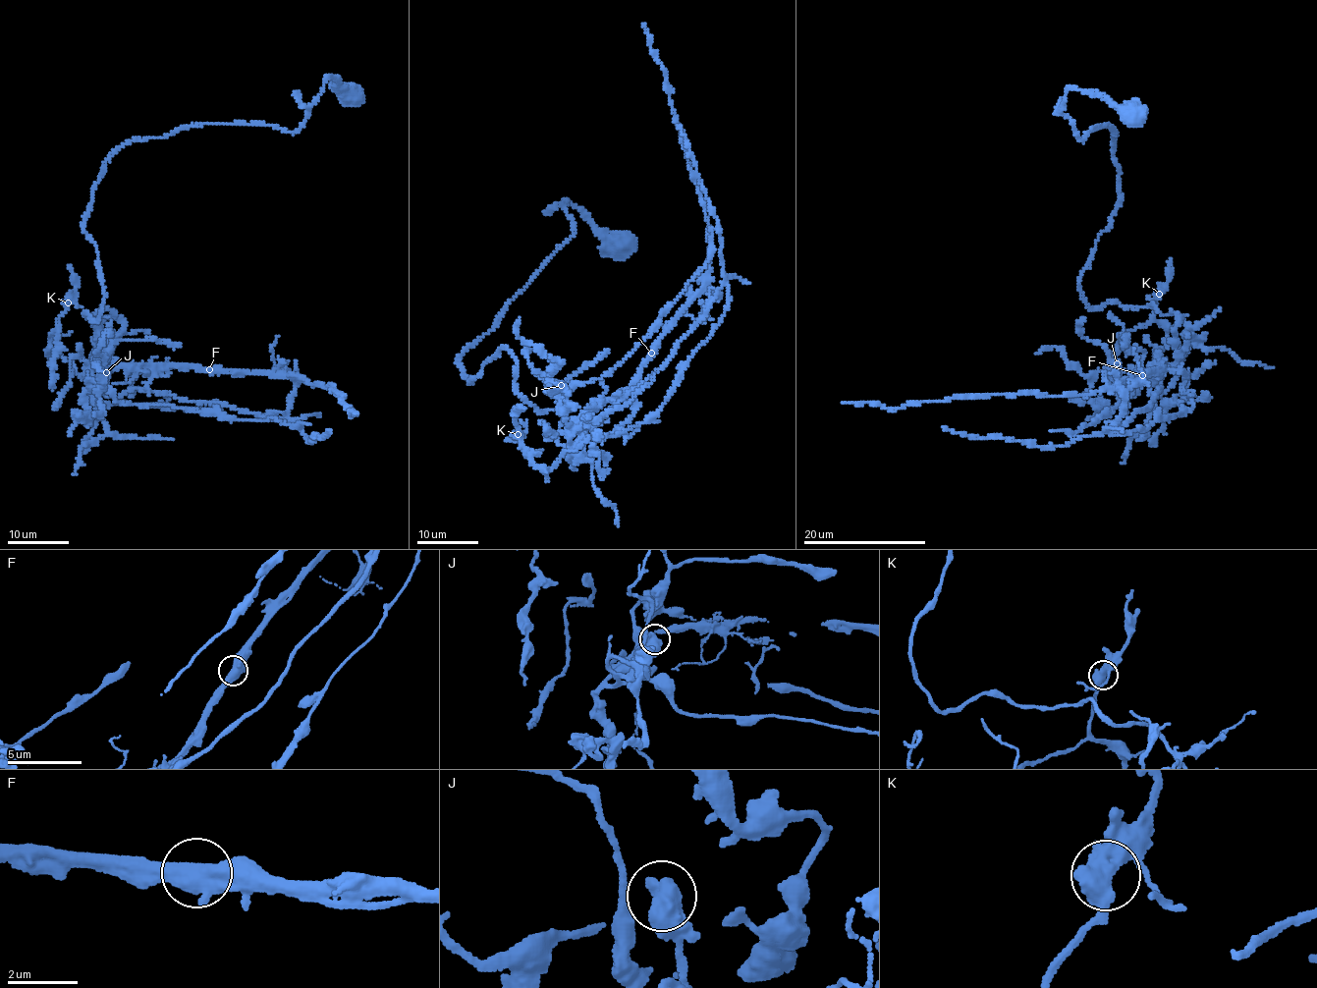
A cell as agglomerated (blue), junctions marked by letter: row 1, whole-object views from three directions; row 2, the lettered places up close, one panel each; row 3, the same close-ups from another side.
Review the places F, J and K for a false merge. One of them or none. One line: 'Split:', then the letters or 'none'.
Split: F

